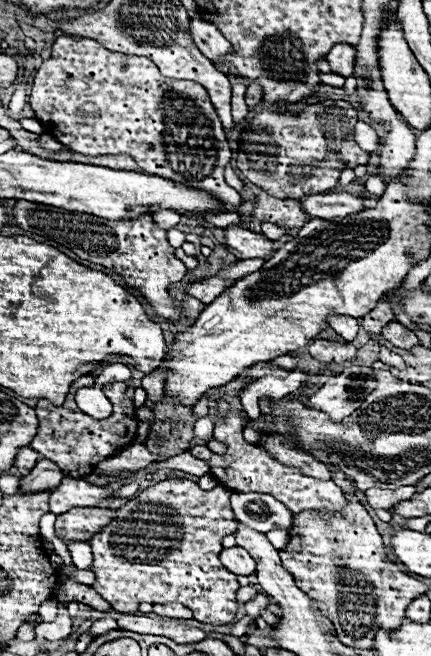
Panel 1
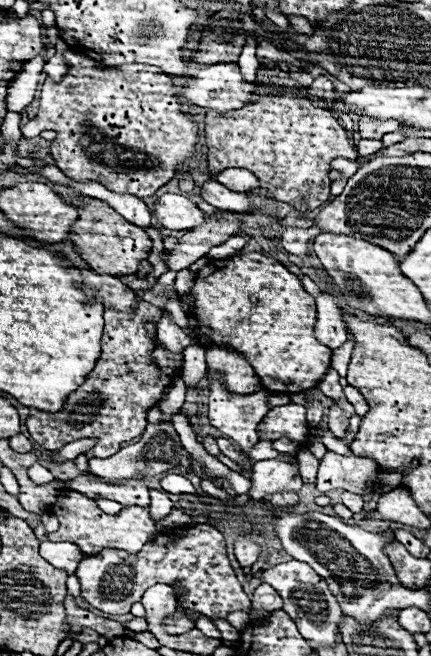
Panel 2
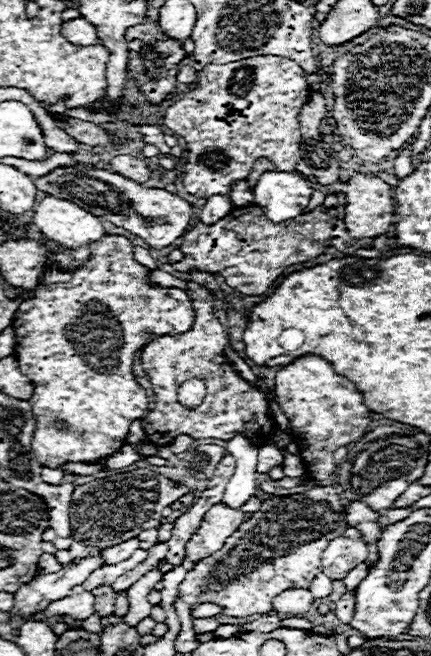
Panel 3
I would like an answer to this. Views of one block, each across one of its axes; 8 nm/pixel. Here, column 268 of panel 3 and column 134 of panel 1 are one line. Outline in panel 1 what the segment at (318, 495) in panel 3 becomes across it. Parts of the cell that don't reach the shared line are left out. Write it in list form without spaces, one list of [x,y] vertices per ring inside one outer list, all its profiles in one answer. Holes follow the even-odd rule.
[[[180,478],[162,480],[140,492],[138,498],[132,500],[144,500],[144,496],[148,496],[148,500],[154,500],[154,504],[150,504],[146,512],[142,510],[128,512],[126,508],[118,508],[116,518],[90,538],[94,552],[94,564],[90,570],[96,572],[94,590],[114,610],[122,614],[136,612],[140,602],[148,602],[148,604],[180,602],[194,612],[194,620],[198,622],[212,626],[230,624],[238,610],[236,590],[240,584],[236,582],[236,574],[222,568],[218,560],[218,552],[222,550],[222,538],[238,530],[238,522],[230,508],[230,494],[232,490],[224,486],[216,486],[206,492],[196,482],[180,480]]]

